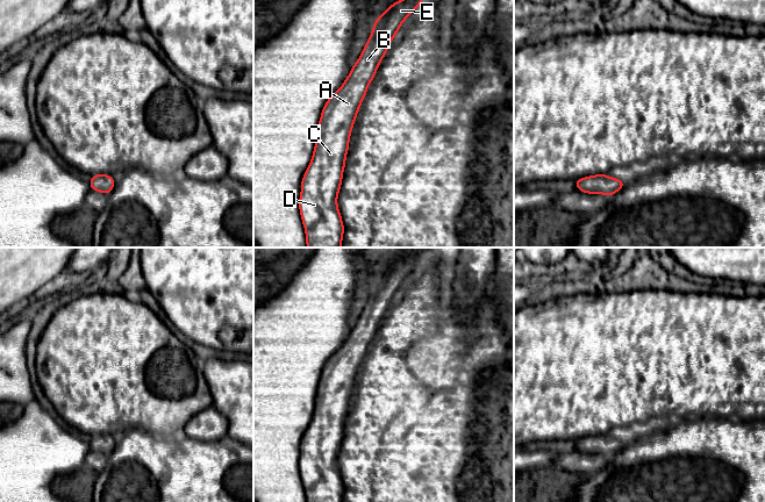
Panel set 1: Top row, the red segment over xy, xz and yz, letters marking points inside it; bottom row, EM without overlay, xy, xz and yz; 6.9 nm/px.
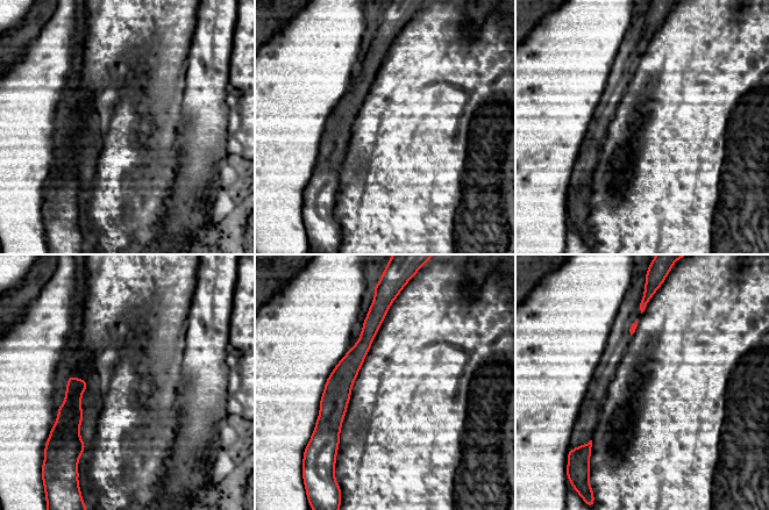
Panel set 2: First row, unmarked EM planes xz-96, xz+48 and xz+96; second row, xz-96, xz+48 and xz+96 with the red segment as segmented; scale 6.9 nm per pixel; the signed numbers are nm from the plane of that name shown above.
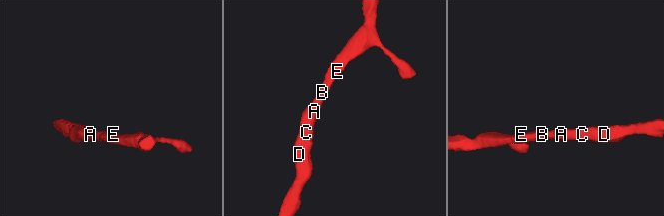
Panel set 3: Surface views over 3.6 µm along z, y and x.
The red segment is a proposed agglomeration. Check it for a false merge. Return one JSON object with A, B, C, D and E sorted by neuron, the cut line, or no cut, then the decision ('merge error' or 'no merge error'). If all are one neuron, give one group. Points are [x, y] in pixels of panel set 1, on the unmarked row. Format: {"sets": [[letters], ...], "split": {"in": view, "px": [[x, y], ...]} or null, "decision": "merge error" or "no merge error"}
{"sets": [["A", "B", "C", "D", "E"]], "split": null, "decision": "no merge error"}

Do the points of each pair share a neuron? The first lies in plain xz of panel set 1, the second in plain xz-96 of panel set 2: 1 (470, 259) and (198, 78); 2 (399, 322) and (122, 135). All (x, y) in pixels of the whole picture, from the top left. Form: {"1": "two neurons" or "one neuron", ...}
{"1": "one neuron", "2": "one neuron"}

